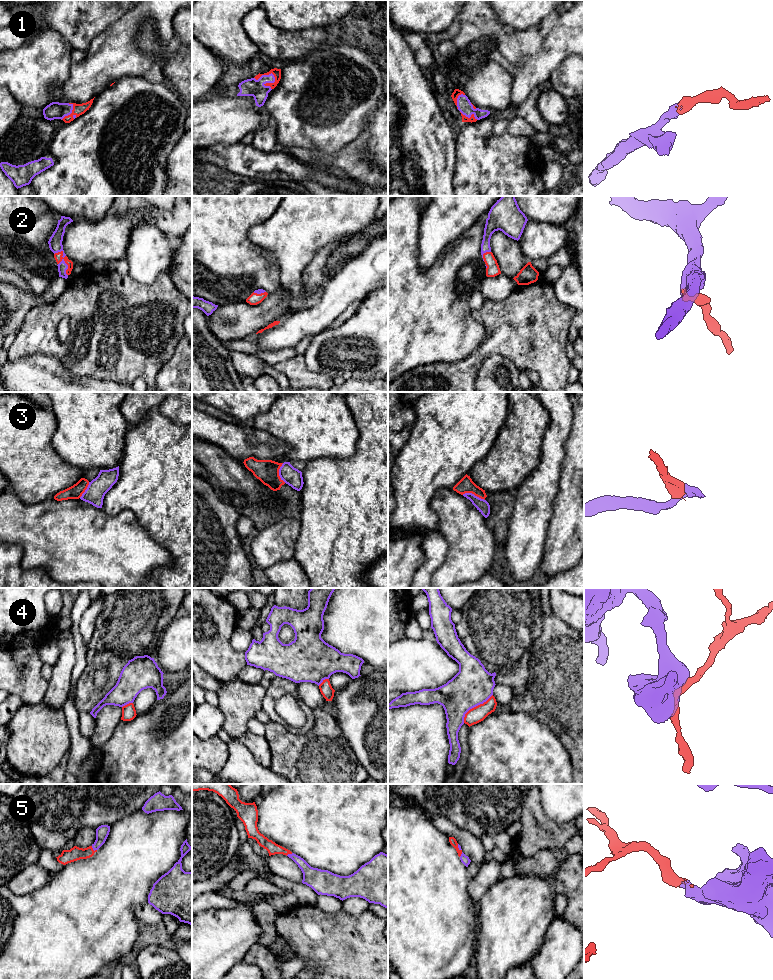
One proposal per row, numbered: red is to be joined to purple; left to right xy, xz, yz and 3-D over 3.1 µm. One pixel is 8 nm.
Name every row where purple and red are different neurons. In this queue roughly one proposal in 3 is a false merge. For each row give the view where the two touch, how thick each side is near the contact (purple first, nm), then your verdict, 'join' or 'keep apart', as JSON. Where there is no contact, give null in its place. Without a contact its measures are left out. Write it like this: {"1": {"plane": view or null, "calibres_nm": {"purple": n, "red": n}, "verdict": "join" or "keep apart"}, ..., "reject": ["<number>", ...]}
{"1": {"plane": "xz", "calibres_nm": {"purple": 140, "red": 70}, "verdict": "join"}, "2": {"plane": "xy", "calibres_nm": {"purple": 80, "red": 70}, "verdict": "join"}, "3": {"plane": "yz", "calibres_nm": {"purple": 100, "red": 120}, "verdict": "keep apart"}, "4": {"plane": "yz", "calibres_nm": {"purple": 320, "red": 130}, "verdict": "join"}, "5": {"plane": "xy", "calibres_nm": {"purple": 110, "red": 110}, "verdict": "join"}, "reject": ["3"]}

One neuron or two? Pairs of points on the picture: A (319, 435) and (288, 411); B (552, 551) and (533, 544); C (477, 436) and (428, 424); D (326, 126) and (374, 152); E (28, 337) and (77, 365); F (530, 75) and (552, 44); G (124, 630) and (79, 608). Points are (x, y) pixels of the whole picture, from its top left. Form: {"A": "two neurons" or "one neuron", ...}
{"A": "one neuron", "B": "two neurons", "C": "one neuron", "D": "two neurons", "E": "one neuron", "F": "one neuron", "G": "two neurons"}

